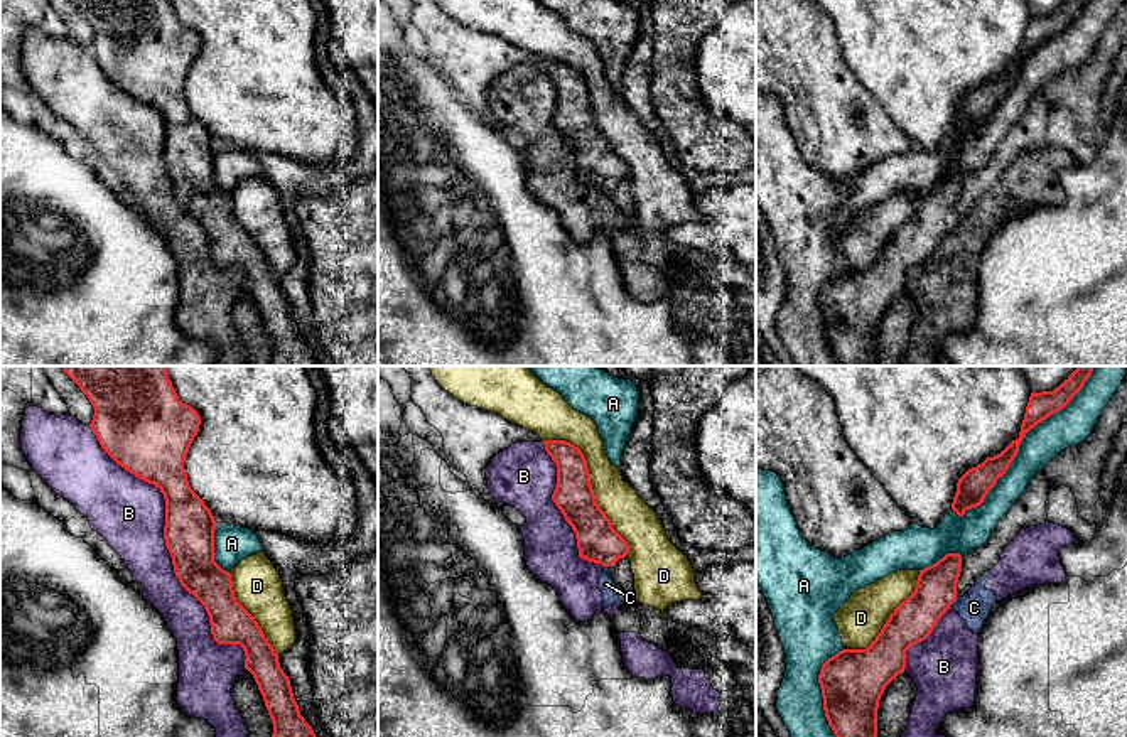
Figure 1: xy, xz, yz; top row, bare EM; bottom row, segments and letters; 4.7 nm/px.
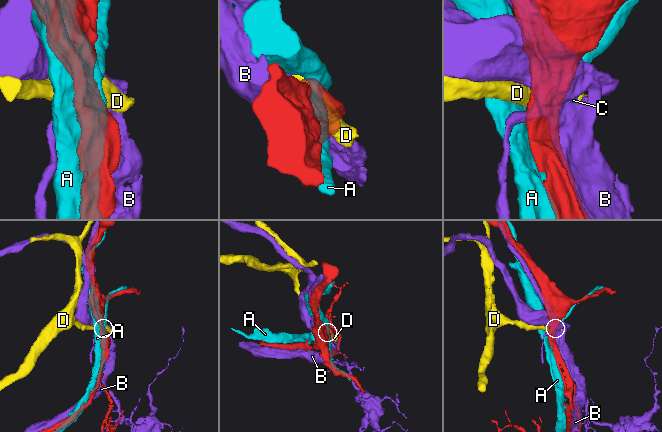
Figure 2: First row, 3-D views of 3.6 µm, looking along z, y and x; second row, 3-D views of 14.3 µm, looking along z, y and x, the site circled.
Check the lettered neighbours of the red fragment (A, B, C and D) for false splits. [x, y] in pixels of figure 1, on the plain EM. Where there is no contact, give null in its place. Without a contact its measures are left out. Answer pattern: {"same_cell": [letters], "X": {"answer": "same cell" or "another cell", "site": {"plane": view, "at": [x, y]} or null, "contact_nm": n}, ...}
{"same_cell": [], "A": {"answer": "another cell", "site": {"plane": "yz", "at": [1018, 69]}, "contact_nm": 900}, "B": {"answer": "another cell", "site": {"plane": "xy", "at": [167, 171]}, "contact_nm": 1400}, "C": {"answer": "another cell", "site": {"plane": "yz", "at": [954, 221]}, "contact_nm": 50}, "D": {"answer": "another cell", "site": {"plane": "xz", "at": [591, 108]}, "contact_nm": 700}}

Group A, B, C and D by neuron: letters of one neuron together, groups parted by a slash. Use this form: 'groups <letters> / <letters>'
groups A / B C / D

